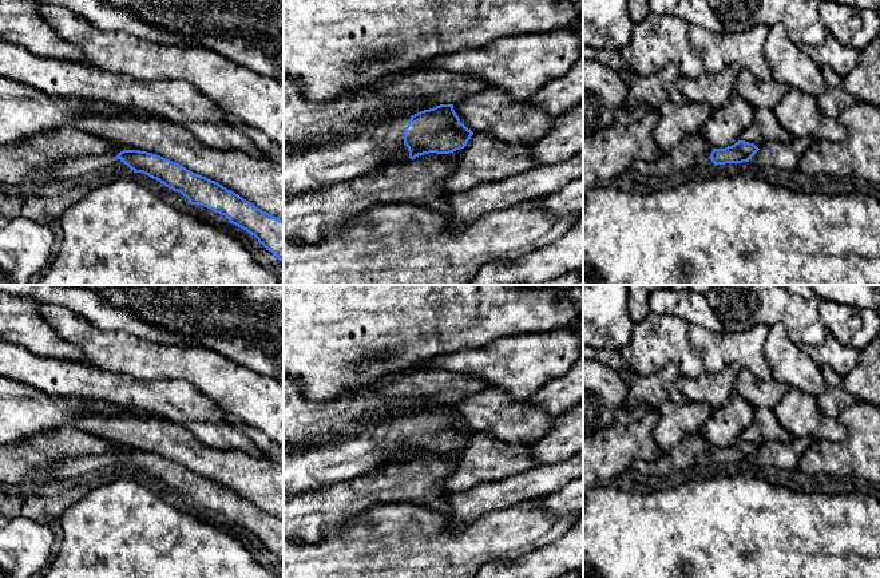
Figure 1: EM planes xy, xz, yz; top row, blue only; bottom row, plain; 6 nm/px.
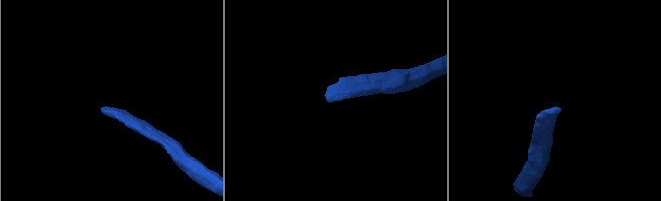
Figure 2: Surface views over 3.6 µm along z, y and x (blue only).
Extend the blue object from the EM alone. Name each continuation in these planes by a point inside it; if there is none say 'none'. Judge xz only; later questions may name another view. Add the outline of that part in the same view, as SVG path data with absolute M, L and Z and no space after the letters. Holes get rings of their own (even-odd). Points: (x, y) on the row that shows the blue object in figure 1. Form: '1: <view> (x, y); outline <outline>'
1: xz (306, 167); outline M399 102L397 108L397 112L360 128L354 135L334 134L330 140L305 146L284 142L284 195L345 182L381 165L401 165L405 149L403 126L411 114L404 102Z

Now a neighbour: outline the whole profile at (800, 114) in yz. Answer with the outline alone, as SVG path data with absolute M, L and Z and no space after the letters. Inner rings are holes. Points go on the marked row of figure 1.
M789 88L773 110L792 139L810 136L814 140L837 143L847 135L845 127L837 119L821 111L816 98L797 88Z

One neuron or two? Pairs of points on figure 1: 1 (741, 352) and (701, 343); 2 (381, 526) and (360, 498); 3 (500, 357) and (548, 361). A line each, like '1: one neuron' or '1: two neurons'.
1: one neuron
2: two neurons
3: one neuron

